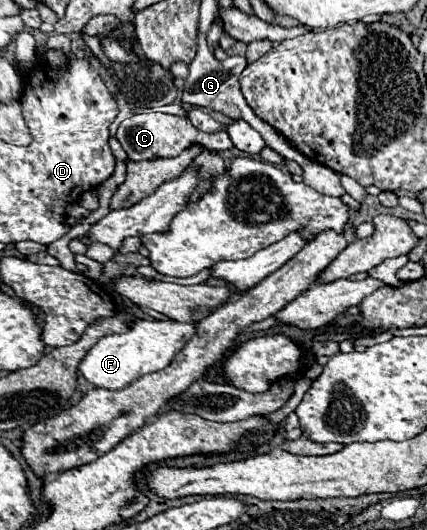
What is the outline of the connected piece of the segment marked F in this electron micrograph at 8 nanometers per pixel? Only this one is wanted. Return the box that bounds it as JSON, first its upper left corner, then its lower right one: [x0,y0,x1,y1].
[79,318,197,390]

